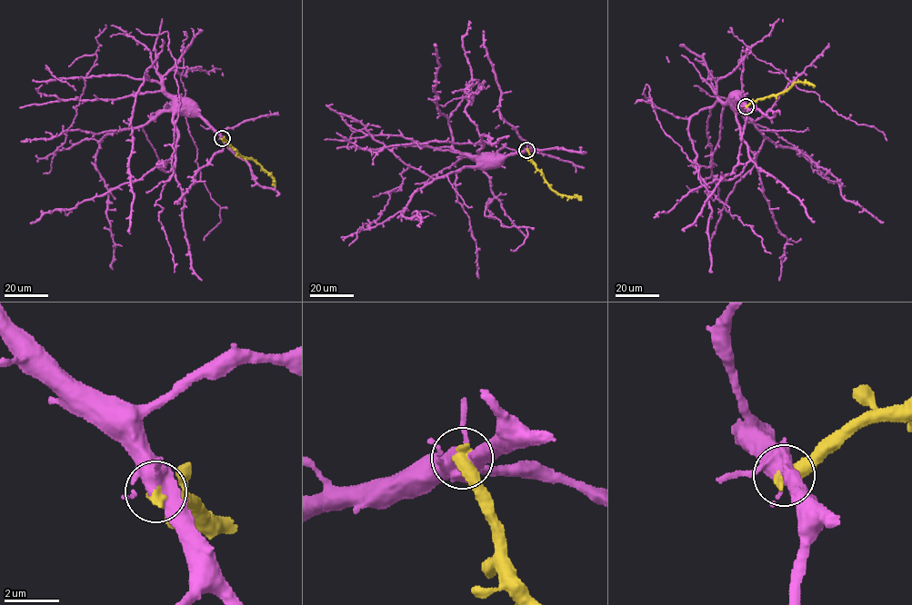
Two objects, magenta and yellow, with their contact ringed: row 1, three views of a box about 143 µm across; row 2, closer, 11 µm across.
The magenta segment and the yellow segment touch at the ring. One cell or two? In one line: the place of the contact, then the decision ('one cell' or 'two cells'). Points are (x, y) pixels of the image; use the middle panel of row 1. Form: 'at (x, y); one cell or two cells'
at (526, 150); two cells

